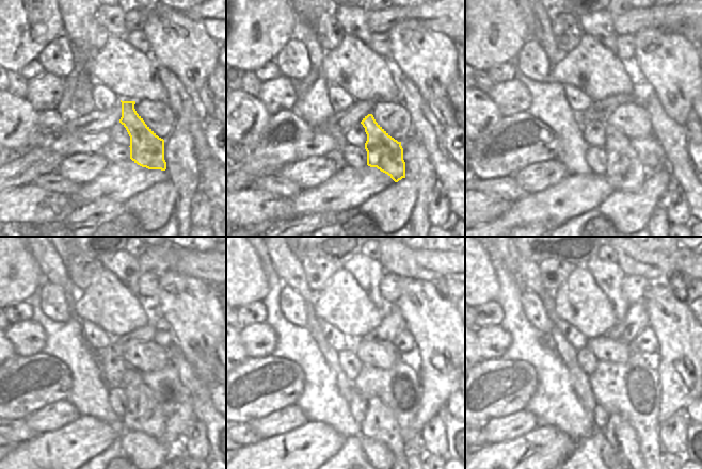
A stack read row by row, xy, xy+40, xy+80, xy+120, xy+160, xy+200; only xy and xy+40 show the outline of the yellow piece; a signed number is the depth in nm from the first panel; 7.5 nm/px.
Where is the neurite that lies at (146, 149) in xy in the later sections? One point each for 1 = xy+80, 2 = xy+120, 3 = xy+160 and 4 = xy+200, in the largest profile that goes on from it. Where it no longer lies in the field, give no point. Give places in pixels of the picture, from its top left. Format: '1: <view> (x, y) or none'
1: xy+80 (624, 172)
2: xy+120 (143, 414)
3: xy+160 (379, 423)
4: xy+200 (621, 436)

